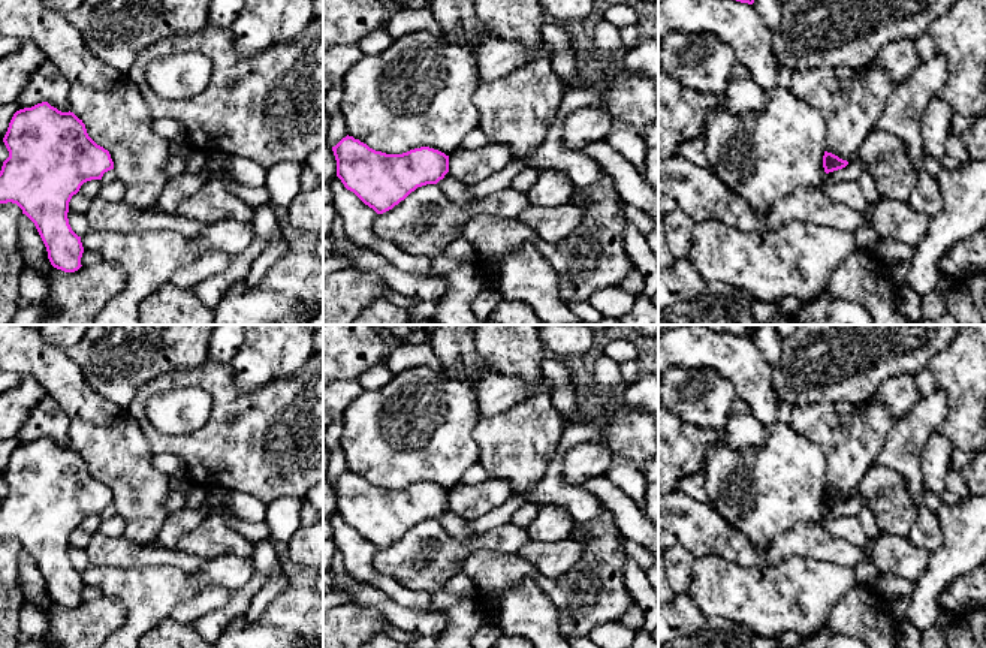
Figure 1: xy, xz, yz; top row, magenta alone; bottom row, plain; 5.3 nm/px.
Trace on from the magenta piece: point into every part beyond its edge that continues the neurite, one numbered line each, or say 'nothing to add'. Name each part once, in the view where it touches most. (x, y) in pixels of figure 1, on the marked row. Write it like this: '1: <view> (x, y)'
nothing to add

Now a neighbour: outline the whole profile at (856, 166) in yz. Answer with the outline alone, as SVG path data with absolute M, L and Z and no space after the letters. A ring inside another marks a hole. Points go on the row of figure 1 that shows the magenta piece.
M854 157L842 169L824 175L824 184L838 184L841 181L856 181L868 169L868 162L862 157Z

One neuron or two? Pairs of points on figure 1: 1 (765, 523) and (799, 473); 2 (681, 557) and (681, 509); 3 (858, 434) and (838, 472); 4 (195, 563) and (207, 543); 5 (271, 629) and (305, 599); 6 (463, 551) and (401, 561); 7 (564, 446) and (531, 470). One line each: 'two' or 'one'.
1: one
2: two
3: one
4: two
5: one
6: one
7: two

